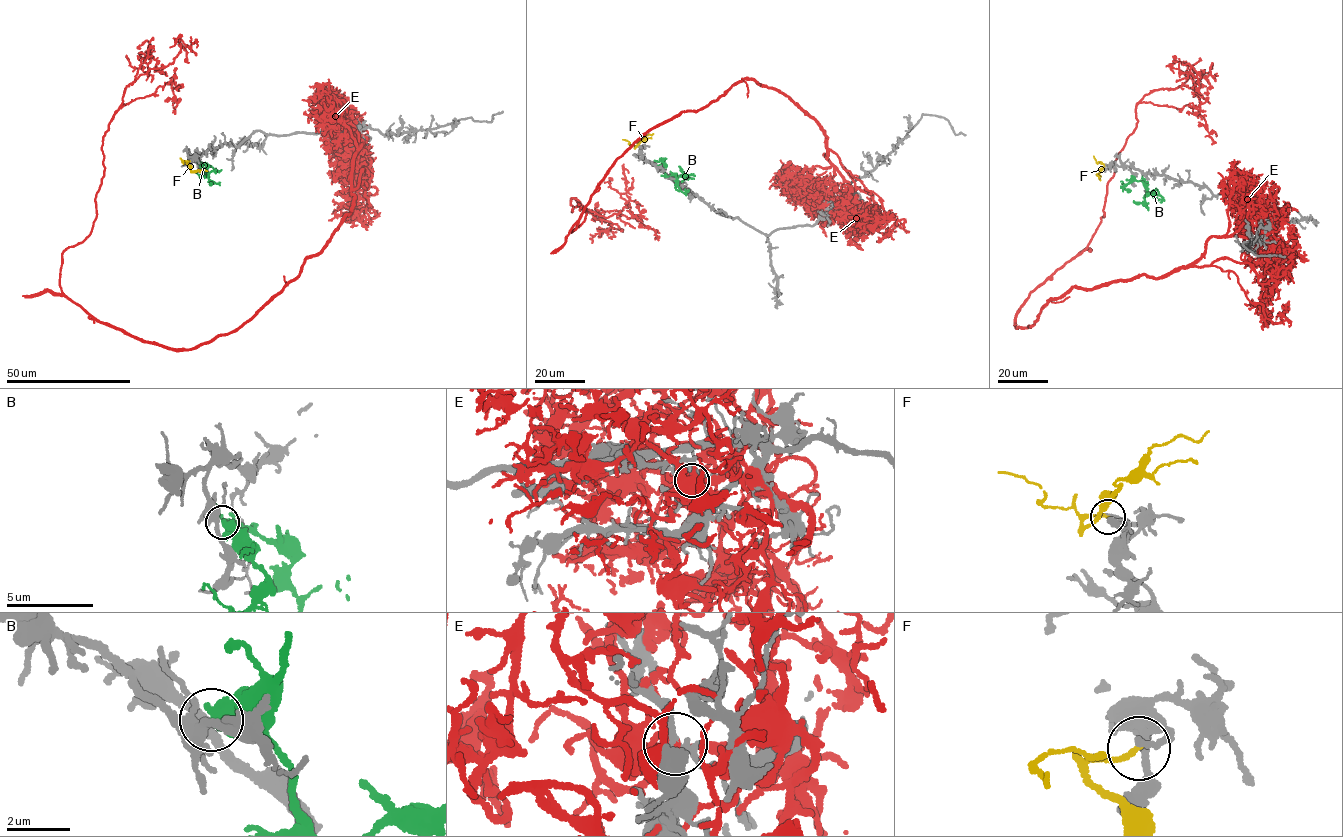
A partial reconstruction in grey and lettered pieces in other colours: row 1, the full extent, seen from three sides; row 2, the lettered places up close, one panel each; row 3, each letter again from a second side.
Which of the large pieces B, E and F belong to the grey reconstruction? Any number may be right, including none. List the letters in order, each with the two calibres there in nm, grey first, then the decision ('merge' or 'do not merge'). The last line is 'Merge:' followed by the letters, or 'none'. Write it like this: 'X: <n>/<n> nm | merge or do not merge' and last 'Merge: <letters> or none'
B: 320/600 nm | do not merge
E: 240/160 nm | do not merge
F: 160/140 nm | do not merge
Merge: none

